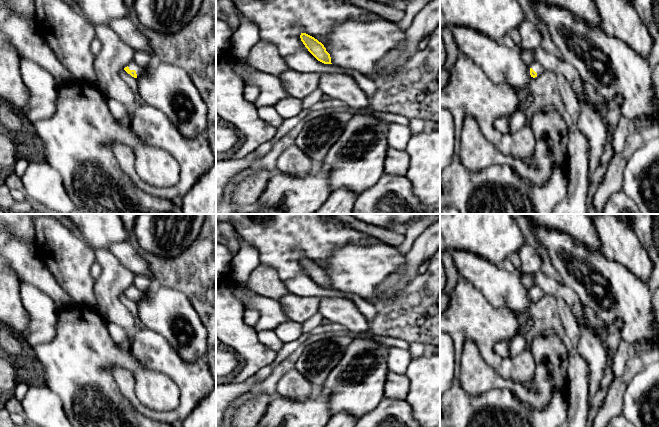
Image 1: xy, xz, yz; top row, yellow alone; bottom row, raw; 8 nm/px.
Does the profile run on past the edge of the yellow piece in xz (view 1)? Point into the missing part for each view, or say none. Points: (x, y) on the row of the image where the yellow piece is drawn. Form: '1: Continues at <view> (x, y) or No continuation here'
1: No continuation here

